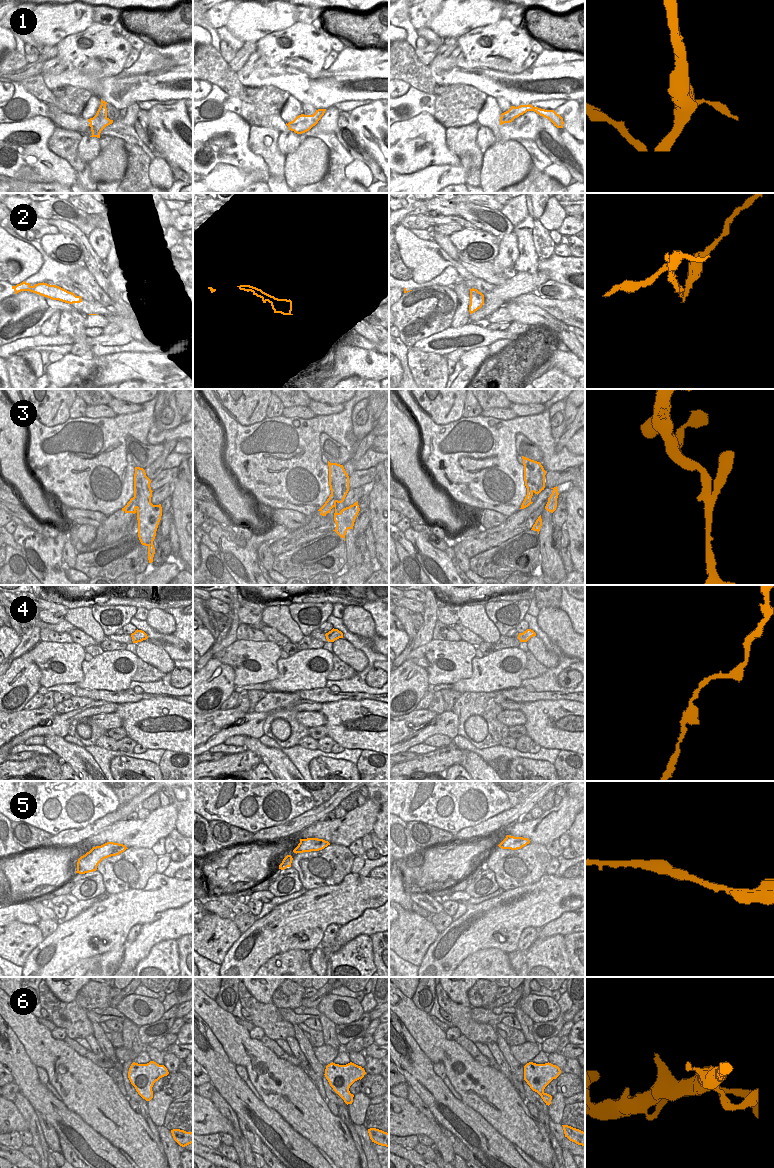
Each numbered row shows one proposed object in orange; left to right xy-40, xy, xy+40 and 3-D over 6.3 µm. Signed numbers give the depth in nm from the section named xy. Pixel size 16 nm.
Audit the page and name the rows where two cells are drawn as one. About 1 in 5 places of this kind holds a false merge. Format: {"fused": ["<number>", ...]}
{"fused": ["2"]}

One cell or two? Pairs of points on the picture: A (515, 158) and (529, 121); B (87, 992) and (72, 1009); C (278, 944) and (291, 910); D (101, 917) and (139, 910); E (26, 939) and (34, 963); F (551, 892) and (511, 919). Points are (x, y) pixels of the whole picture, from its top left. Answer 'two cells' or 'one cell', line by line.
A: two cells
B: two cells
C: one cell
D: one cell
E: two cells
F: one cell

